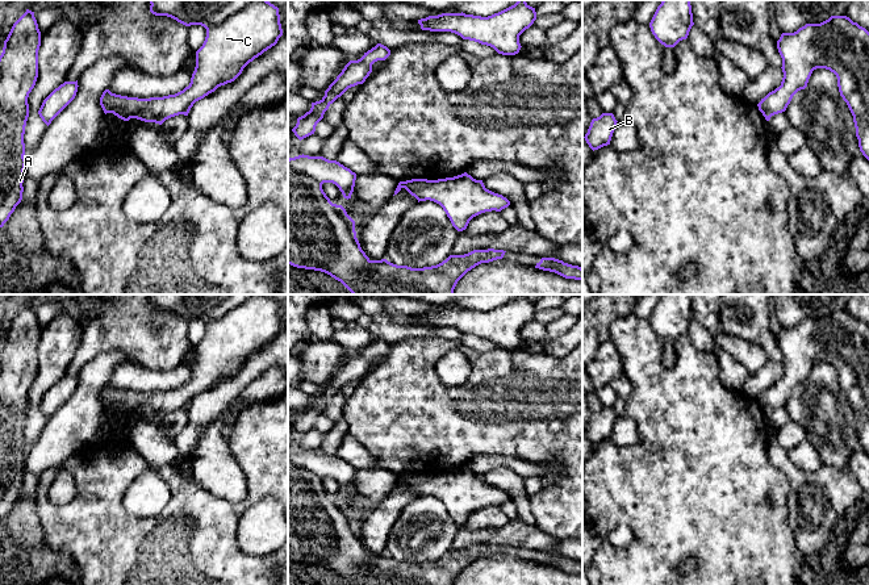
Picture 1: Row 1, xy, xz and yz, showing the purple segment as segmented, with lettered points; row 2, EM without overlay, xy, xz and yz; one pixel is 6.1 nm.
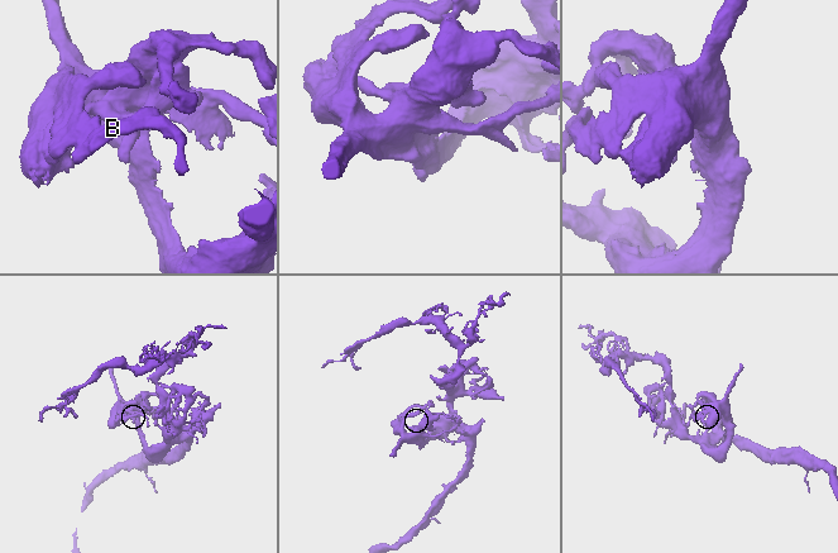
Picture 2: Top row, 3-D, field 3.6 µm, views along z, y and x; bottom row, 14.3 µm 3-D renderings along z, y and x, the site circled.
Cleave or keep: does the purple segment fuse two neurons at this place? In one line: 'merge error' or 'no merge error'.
no merge error

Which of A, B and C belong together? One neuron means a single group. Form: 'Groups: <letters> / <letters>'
Groups: A B C

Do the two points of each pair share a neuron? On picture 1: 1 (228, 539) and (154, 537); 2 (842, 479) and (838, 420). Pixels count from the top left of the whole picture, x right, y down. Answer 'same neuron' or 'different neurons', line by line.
1: same neuron
2: different neurons

